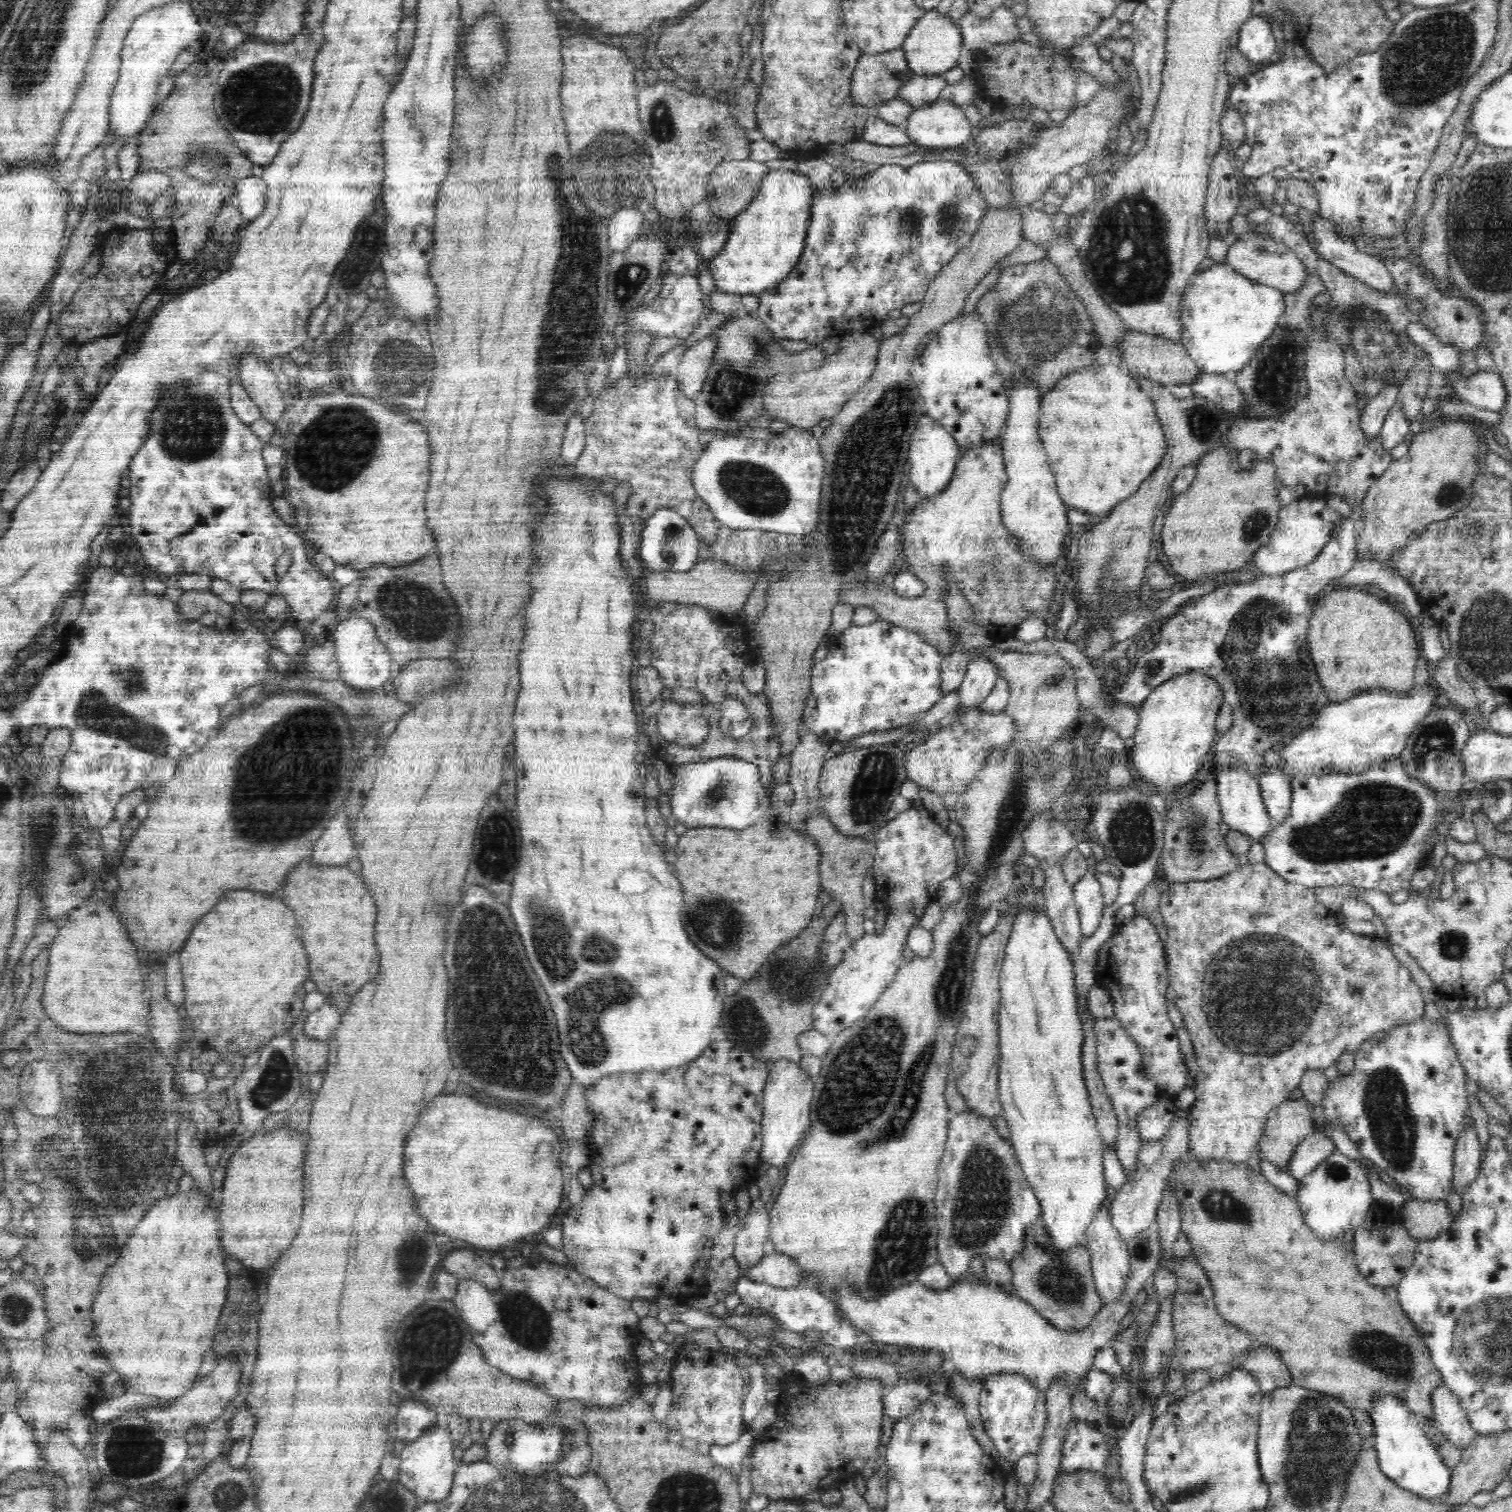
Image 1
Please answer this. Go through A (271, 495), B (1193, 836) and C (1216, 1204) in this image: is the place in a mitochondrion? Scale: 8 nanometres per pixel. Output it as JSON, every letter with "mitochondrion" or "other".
{"A":"other","B":"mitochondrion","C":"mitochondrion"}

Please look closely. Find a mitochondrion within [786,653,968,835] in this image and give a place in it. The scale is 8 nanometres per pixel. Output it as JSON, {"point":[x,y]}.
{"point":[874,783]}

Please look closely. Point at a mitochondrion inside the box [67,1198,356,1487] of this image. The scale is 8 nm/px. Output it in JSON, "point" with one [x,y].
{"point":[131,1452]}

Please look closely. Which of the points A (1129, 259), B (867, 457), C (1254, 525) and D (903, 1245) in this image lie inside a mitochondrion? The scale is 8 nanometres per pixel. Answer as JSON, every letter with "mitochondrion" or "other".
{"A":"mitochondrion","B":"mitochondrion","C":"mitochondrion","D":"mitochondrion"}

